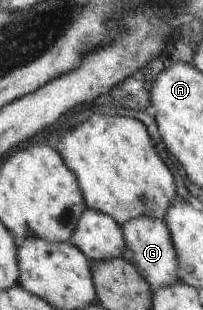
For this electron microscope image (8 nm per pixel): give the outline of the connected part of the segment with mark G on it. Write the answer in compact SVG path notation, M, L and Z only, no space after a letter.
M135 218L122 226L126 249L123 258L138 270L152 288L171 286L181 282L177 274L177 254L171 242L171 234L163 219Z

